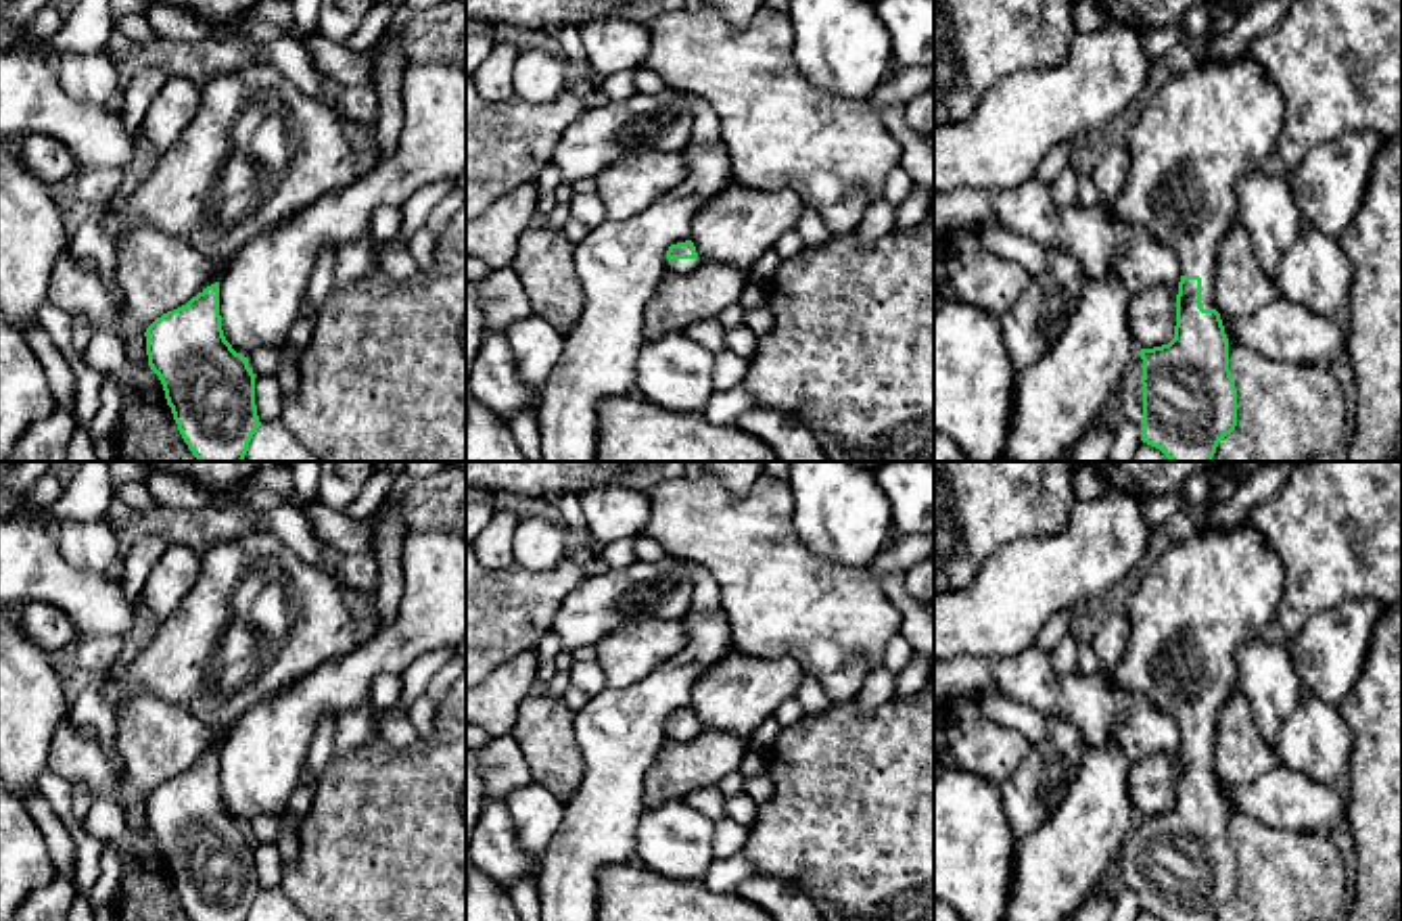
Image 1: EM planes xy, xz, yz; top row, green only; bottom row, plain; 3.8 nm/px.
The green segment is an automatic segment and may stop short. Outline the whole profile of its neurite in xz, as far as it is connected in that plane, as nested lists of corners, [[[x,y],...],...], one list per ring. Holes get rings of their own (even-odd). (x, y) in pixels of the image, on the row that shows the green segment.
[[[692,240],[671,244],[664,259],[669,274],[692,274],[704,263]]]

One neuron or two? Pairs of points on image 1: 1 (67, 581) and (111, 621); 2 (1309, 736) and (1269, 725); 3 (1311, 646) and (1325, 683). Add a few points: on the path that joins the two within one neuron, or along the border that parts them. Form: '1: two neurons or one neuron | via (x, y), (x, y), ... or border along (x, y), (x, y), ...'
1: one neuron | via (78, 592), (101, 610)
2: two neurons | border along (1300, 700), (1273, 746)
3: one neuron | via (1319, 654), (1325, 660), (1325, 675)

